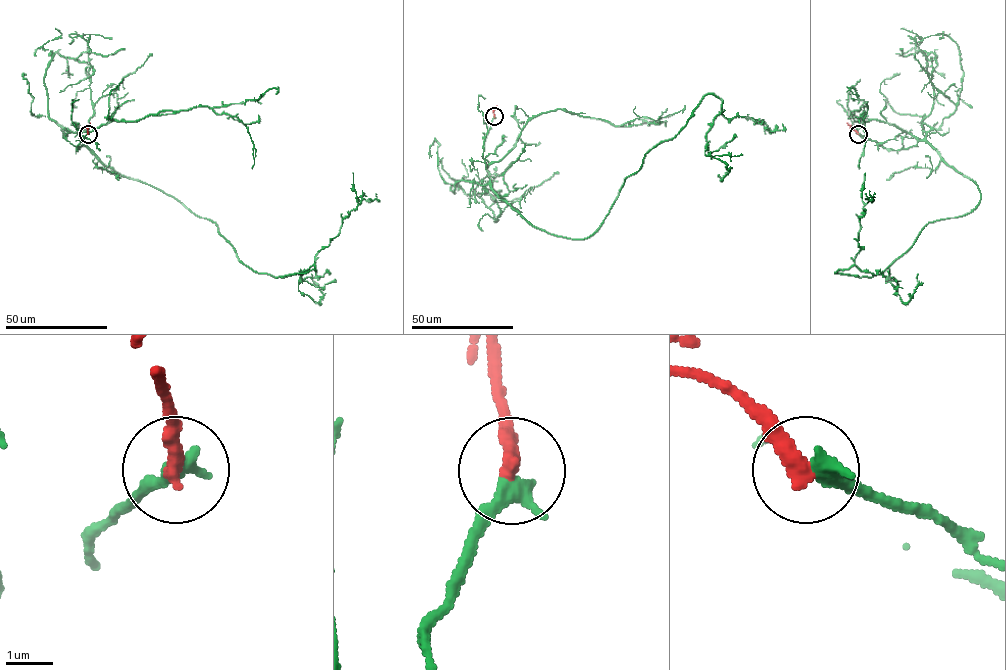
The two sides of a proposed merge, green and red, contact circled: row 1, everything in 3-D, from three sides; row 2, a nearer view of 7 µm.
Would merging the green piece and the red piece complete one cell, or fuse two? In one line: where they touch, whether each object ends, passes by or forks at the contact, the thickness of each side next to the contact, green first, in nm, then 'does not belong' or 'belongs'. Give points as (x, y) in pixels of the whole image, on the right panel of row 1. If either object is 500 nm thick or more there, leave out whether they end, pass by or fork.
place (858, 134); green ends; red ends; calibres 440 and 400 nm; does not belong

